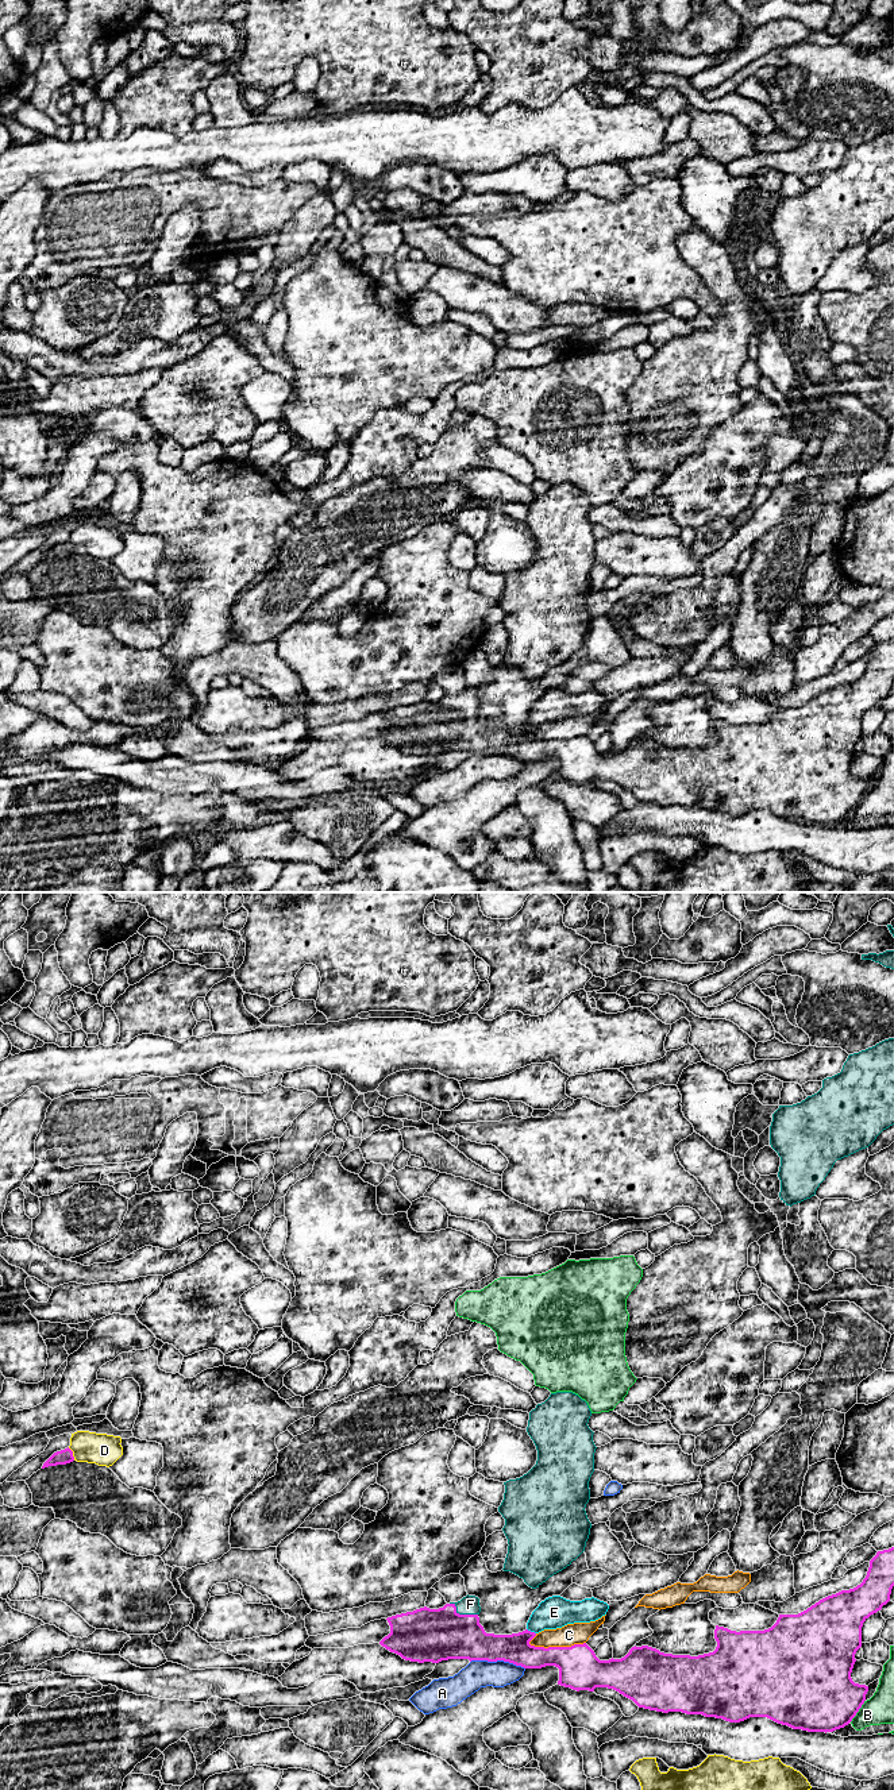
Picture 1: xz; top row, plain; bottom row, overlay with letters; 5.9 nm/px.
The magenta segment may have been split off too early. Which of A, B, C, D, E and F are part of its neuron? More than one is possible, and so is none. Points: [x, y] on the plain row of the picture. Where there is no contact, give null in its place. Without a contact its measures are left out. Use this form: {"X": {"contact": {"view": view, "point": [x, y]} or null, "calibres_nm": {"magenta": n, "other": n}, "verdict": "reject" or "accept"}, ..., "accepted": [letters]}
{"A": {"contact": {"view": "xz", "point": [497, 752]}, "calibres_nm": {"magenta": 260, "other": 170}, "verdict": "reject"}, "B": {"contact": {"view": "xz", "point": [858, 803]}, "calibres_nm": {"magenta": 440, "other": 180}, "verdict": "reject"}, "C": {"contact": {"view": "xz", "point": [557, 740]}, "calibres_nm": {"magenta": 240, "other": 130}, "verdict": "reject"}, "D": {"contact": {"view": "xz", "point": [72, 547]}, "calibres_nm": {"magenta": 90, "other": 190}, "verdict": "reject"}, "E": {"contact": {"view": "xz", "point": [530, 724]}, "calibres_nm": {"magenta": 180, "other": 190}, "verdict": "reject"}, "F": {"contact": {"view": "xz", "point": [462, 708]}, "calibres_nm": {"magenta": 320, "other": 110}, "verdict": "accept"}, "accepted": ["F"]}

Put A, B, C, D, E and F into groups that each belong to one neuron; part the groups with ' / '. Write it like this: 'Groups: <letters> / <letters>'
Groups: A / B / C / D / E / F

